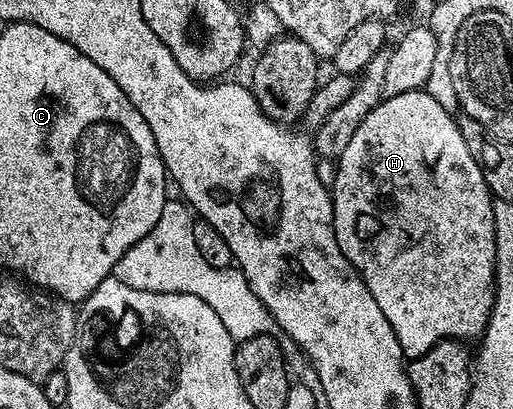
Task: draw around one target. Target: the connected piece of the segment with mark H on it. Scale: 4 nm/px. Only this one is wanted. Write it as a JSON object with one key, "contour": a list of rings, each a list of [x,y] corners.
{"contour":[[[425,89],[407,91],[403,95],[385,97],[370,113],[359,127],[355,127],[355,135],[351,135],[351,143],[347,143],[343,155],[336,158],[337,174],[331,186],[333,198],[333,230],[335,239],[349,260],[354,271],[363,279],[367,291],[379,303],[379,311],[387,315],[387,323],[391,323],[391,331],[395,331],[395,339],[399,339],[399,347],[406,358],[412,359],[431,351],[435,343],[458,340],[468,342],[468,337],[480,338],[489,325],[489,312],[493,309],[493,291],[497,260],[495,259],[495,231],[493,230],[493,202],[487,183],[483,179],[483,171],[475,159],[471,159],[471,151],[467,151],[467,143],[463,143],[463,135],[459,131],[454,114],[439,105],[426,93]]]}

